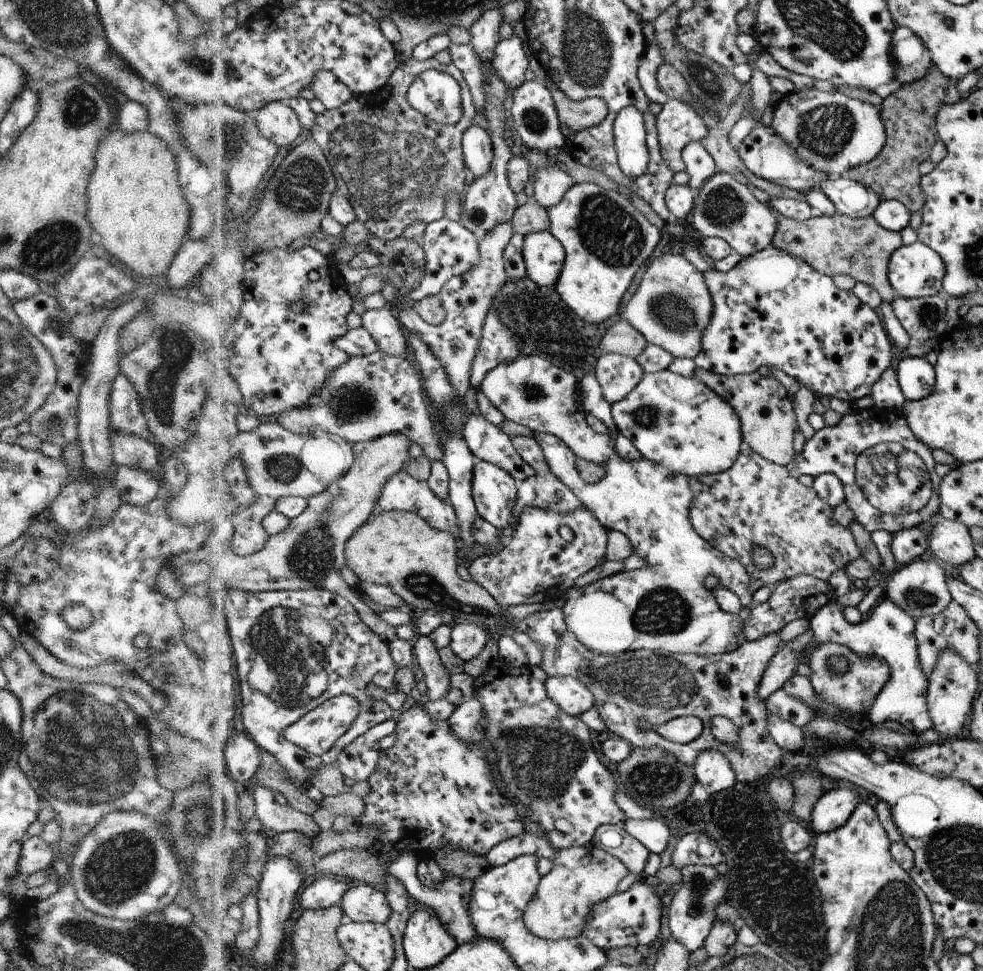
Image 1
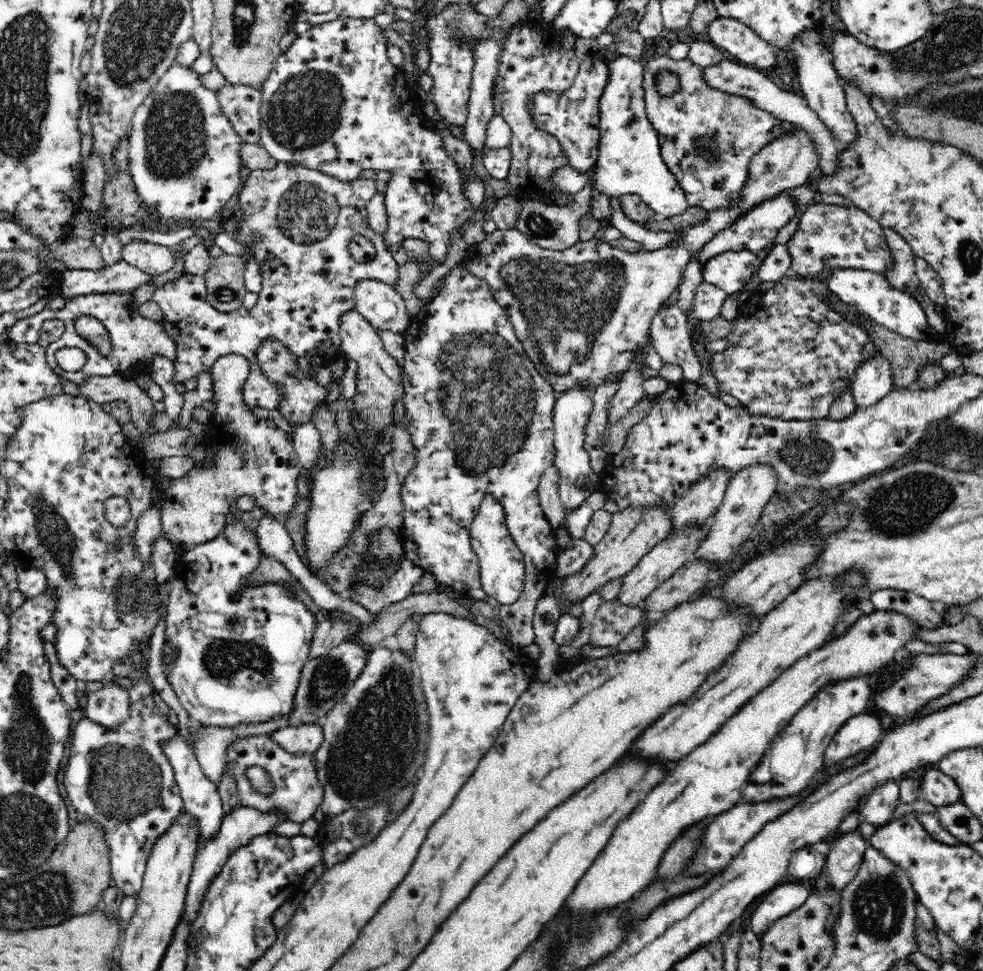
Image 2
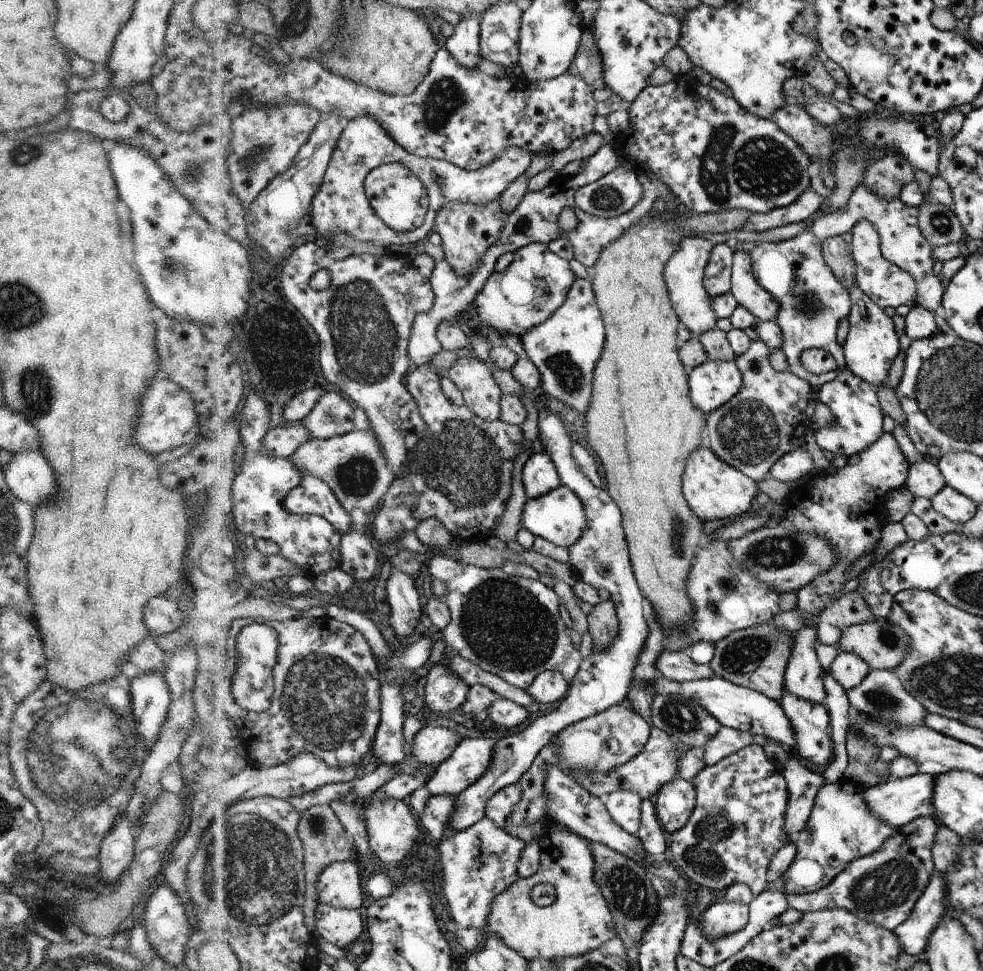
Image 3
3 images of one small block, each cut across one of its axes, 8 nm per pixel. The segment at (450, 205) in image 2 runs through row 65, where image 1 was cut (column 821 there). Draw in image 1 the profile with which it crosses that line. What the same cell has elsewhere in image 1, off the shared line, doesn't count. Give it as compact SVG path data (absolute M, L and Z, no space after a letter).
M769 245L764 250L757 252L756 255L743 257L728 272L710 269L706 272L706 284L710 284L709 291L714 292L714 324L710 324L710 328L706 328L706 340L702 340L702 352L698 352L698 355L693 358L698 368L704 368L724 376L738 376L750 374L760 368L760 366L768 366L768 368L772 367L782 370L788 376L794 378L798 384L803 384L808 390L816 394L815 396L821 394L854 402L872 394L873 387L876 386L878 379L884 374L886 368L892 364L892 342L888 340L888 334L886 334L886 330L882 326L880 316L870 306L858 300L852 290L838 288L832 282L832 277L818 272L817 269L806 264L806 261L802 260L801 257L792 256L783 249Z

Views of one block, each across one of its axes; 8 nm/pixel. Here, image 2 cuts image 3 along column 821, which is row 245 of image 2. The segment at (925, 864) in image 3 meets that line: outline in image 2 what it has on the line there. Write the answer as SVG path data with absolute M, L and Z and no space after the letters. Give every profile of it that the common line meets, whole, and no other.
M884 227L884 235L888 241L888 248L892 251L894 264L881 274L888 279L890 285L915 297L915 292L920 288L919 278L915 273L915 252L908 241L904 241L893 228Z

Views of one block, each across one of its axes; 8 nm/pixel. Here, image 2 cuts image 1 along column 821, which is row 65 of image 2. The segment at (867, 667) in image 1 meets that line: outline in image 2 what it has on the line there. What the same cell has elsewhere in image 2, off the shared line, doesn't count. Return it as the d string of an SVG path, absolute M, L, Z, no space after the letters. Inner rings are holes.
M659 56L650 59L643 66L642 87L644 90L644 104L652 126L659 132L661 156L668 165L668 169L676 177L682 187L689 206L703 208L711 211L716 207L728 207L739 200L741 188L747 179L749 160L764 145L771 143L782 136L781 122L770 112L762 110L744 96L724 93L706 85L709 70L694 64L689 58L670 62L668 56ZM662 74L672 74L677 79L676 92L660 94L657 84Z

